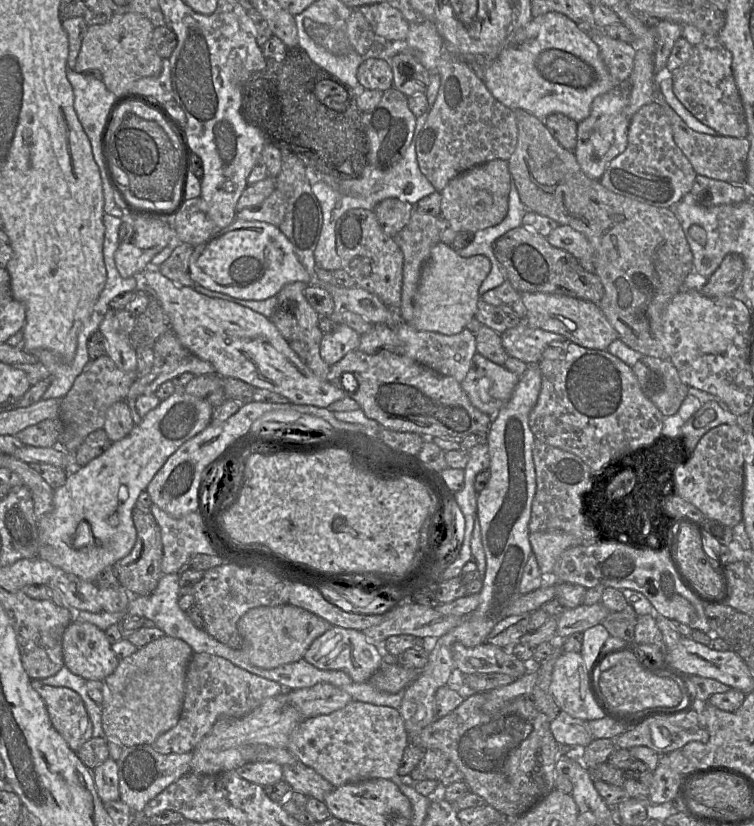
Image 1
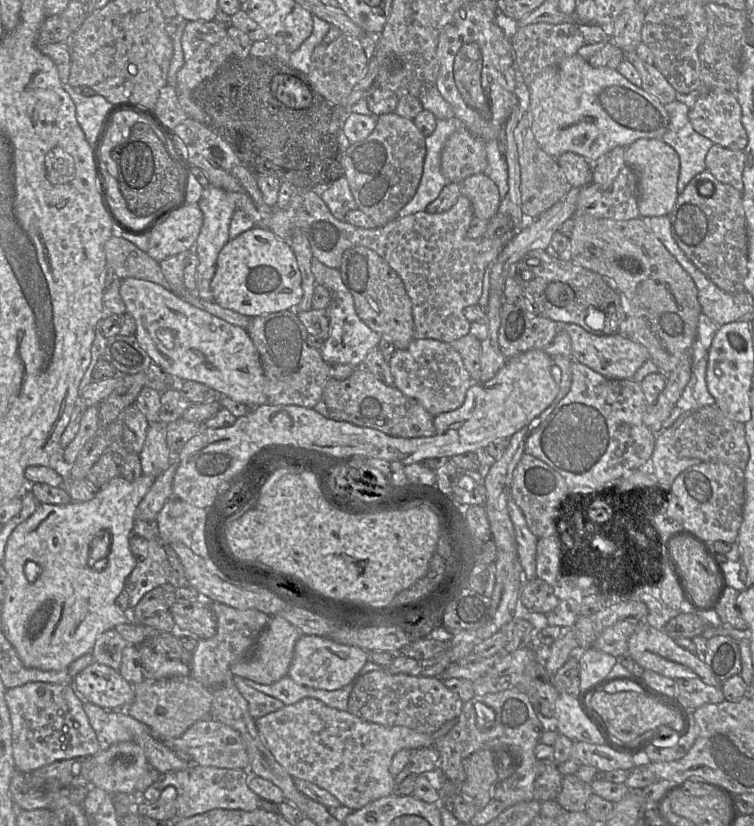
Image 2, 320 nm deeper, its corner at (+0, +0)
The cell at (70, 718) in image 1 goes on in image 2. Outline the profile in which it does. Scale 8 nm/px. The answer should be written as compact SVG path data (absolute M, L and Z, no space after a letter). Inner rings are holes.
M31 682L6 689L5 700L12 725L12 751L16 770L23 773L31 773L59 760L94 756L100 751L95 731L71 685Z

